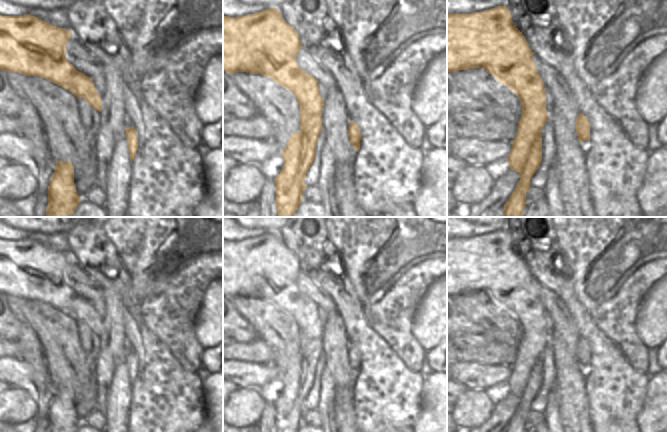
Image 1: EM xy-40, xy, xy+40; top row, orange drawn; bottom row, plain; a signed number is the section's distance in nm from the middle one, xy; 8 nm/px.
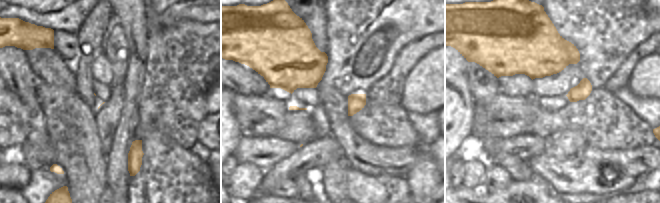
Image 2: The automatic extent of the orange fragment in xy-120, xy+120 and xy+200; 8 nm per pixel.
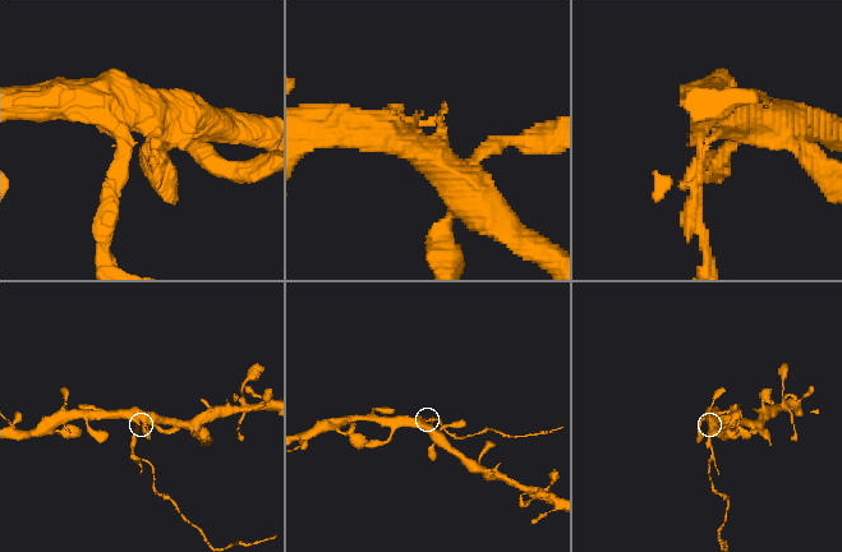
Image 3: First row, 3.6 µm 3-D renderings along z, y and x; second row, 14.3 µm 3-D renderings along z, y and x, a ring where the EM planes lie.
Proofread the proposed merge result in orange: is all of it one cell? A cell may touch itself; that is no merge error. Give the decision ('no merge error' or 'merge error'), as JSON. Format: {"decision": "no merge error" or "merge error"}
{"decision": "merge error"}

